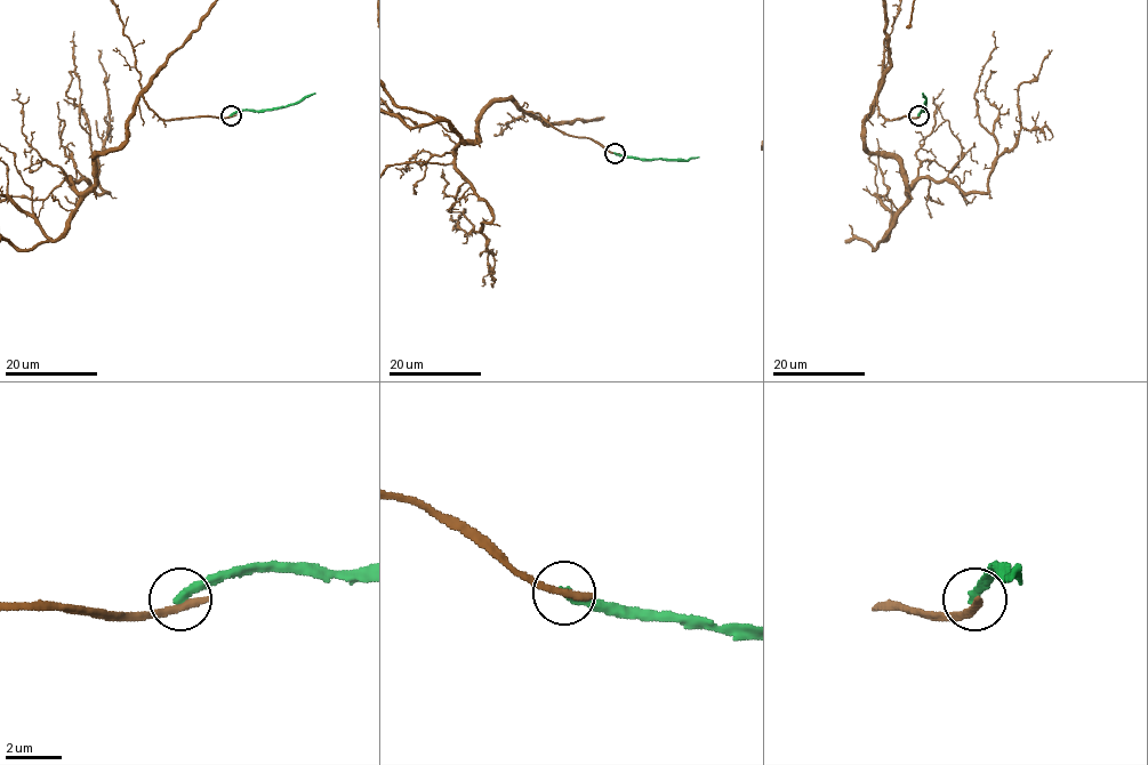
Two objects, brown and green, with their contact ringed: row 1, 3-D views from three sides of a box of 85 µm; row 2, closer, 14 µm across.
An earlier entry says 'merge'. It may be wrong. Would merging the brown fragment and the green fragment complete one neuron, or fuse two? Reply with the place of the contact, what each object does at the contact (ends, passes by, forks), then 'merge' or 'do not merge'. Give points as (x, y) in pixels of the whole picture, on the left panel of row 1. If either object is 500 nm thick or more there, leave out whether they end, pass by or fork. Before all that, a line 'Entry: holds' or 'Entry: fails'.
Entry: fails
at (231, 115); brown ends there; green ends there; do not merge

